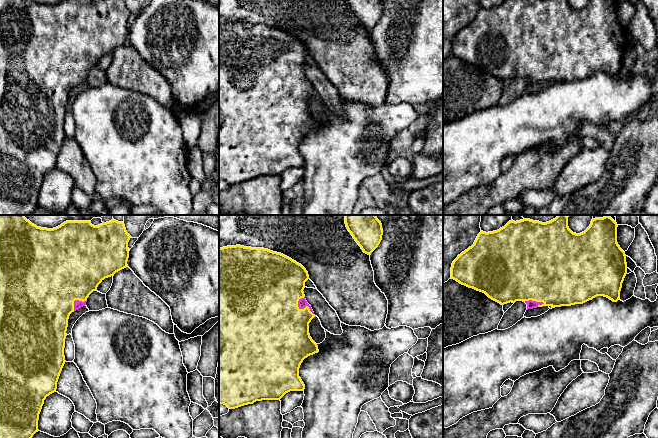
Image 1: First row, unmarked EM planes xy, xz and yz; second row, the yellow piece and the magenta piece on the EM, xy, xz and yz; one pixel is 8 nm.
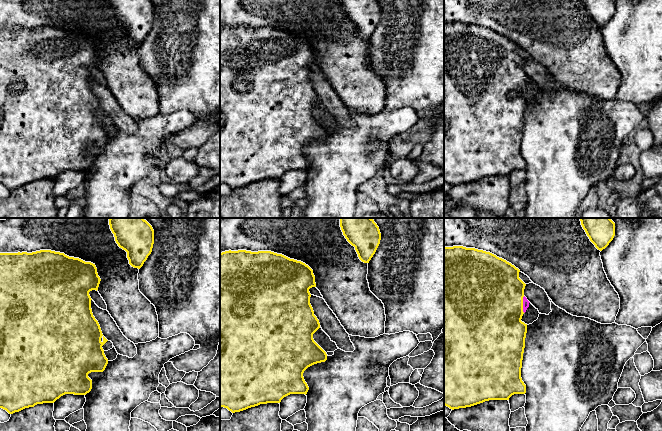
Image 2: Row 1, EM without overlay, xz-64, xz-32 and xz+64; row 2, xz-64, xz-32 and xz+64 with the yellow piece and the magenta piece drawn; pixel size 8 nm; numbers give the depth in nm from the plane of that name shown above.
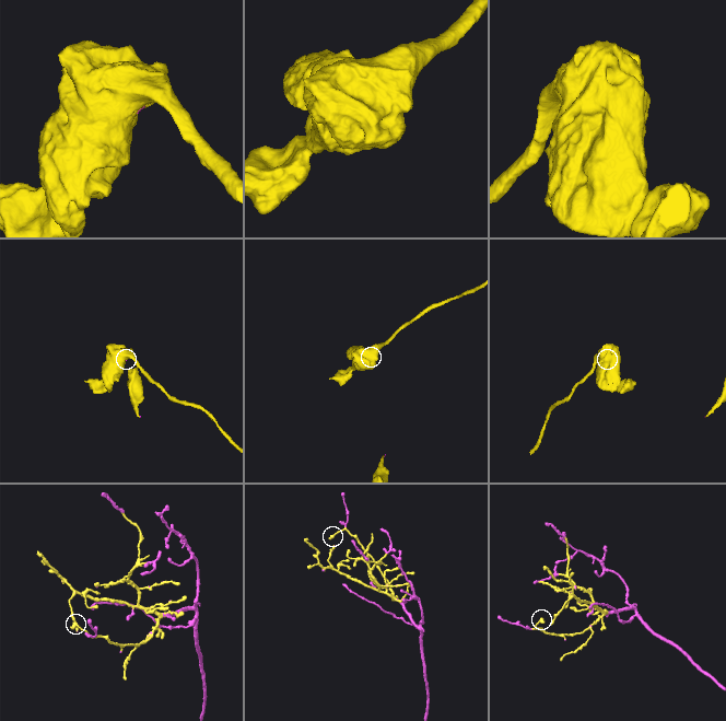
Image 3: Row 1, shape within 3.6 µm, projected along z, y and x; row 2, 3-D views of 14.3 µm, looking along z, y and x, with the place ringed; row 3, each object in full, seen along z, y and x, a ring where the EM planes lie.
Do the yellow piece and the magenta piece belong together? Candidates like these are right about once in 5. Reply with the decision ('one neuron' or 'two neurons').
one neuron

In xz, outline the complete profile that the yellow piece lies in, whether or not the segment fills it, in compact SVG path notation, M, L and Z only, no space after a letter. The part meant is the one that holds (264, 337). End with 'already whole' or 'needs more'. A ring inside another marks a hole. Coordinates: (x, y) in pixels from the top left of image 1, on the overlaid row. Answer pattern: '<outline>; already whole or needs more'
M240 245L219 248L219 404L235 409L262 400L280 400L290 391L304 391L299 368L305 358L318 353L318 346L309 334L309 323L315 317L304 295L305 282L309 279L306 269L291 258L264 248Z; needs more

